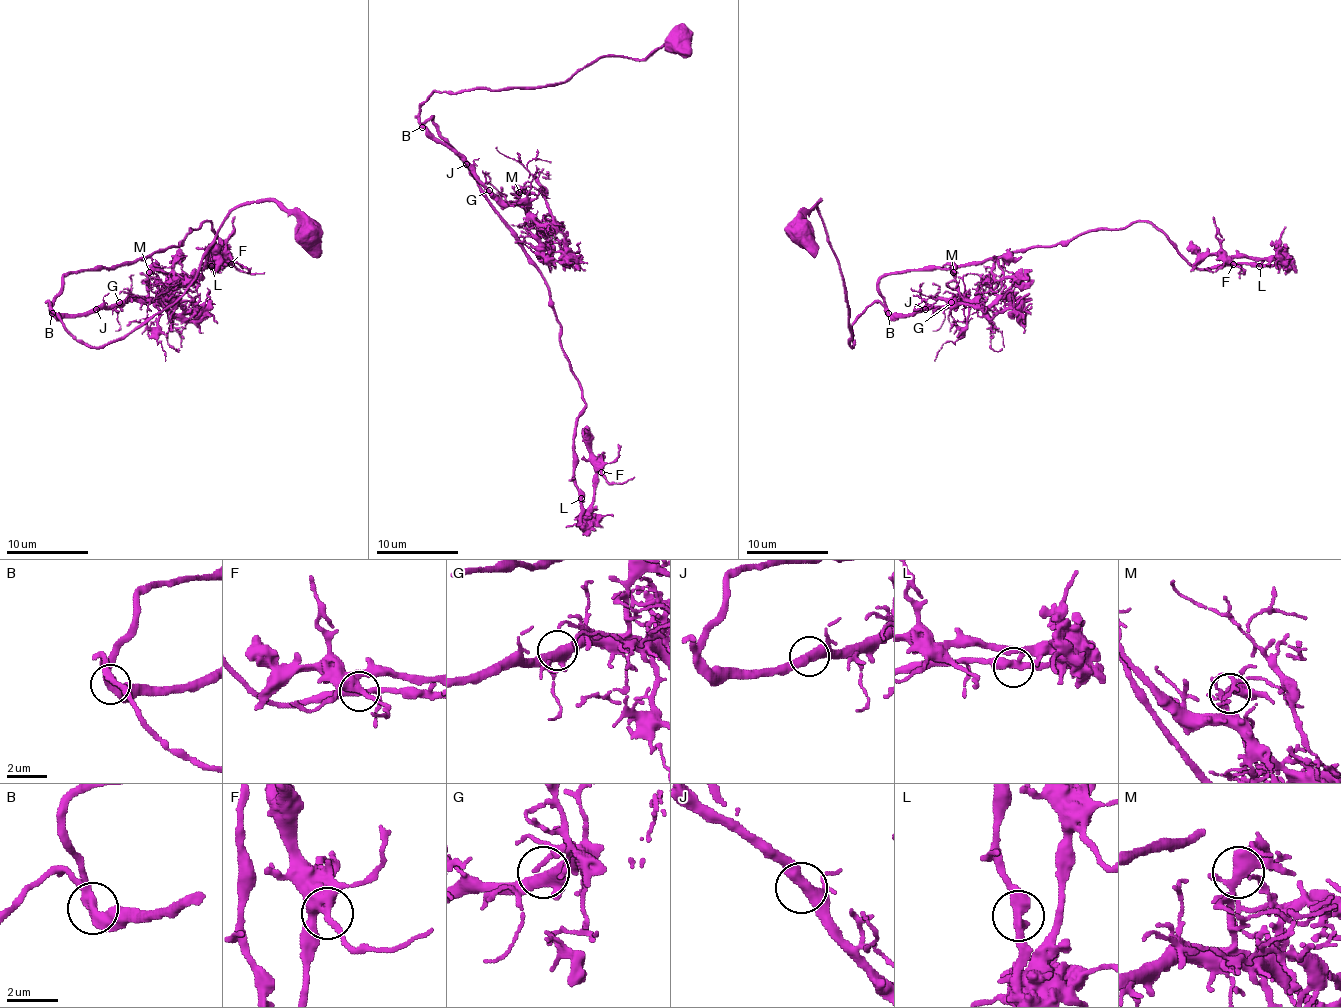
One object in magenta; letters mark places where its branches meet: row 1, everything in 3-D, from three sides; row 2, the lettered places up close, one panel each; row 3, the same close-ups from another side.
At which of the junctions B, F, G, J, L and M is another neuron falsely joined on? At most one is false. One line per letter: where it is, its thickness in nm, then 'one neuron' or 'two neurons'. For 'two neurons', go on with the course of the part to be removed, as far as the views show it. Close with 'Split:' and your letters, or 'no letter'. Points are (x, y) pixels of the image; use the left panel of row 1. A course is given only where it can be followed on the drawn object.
B: at (52, 313); 400 nm thick; one neuron
F: at (231, 264); 300 nm thick; one neuron
G: at (119, 302); 460 nm thick; one neuron
J: at (96, 309); 440 nm thick; one neuron
L: at (211, 266); 440 nm thick; one neuron
M: at (149, 272); 360 nm thick; one neuron
Split: no letter

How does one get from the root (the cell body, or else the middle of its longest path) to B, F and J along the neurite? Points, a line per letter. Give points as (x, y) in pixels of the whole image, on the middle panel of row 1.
B: (676, 37), (672, 35), (642, 60), (603, 56), (568, 80), (544, 86), (436, 90), (421, 107), (421, 127)
F: (676, 37), (544, 86), (436, 90), (419, 113), (548, 288), (585, 400), (574, 431), (585, 508), (601, 472)
J: (676, 37), (642, 60), (603, 56), (568, 80), (544, 86), (436, 90), (423, 103), (419, 121), (466, 164)

